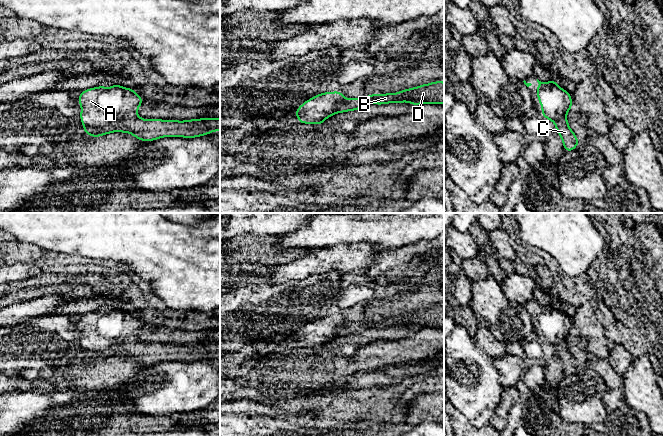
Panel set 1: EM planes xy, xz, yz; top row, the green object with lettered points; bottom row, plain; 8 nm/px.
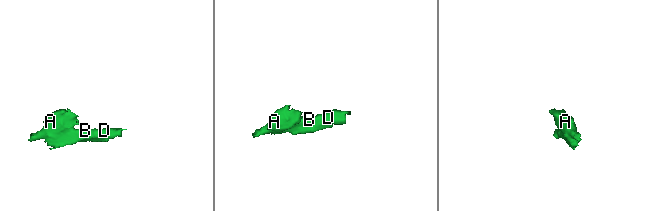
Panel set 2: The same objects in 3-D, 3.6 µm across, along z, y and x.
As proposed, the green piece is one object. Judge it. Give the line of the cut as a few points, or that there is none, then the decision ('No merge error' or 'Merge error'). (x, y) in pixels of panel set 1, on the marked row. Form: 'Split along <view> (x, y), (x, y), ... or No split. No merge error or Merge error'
Split along xy (136, 115), (114, 119), (103, 127), (85, 127). Merge error

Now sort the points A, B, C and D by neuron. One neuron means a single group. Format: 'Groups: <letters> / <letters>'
Groups: A / B C D

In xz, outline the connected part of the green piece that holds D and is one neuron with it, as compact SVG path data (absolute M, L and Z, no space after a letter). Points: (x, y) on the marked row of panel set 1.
M434 81L397 93L368 94L365 98L349 98L336 103L334 110L336 113L345 113L359 110L369 104L383 105L403 102L411 103L414 107L419 104L444 104L444 82Z

